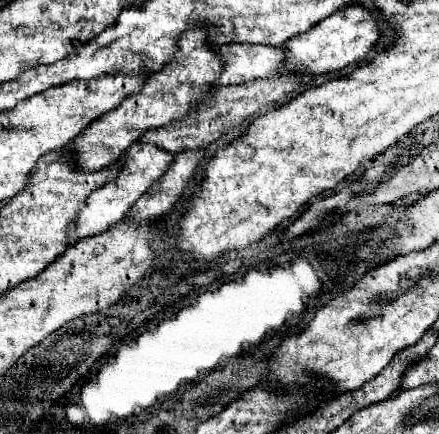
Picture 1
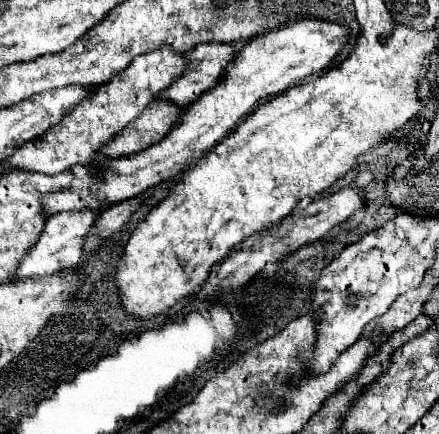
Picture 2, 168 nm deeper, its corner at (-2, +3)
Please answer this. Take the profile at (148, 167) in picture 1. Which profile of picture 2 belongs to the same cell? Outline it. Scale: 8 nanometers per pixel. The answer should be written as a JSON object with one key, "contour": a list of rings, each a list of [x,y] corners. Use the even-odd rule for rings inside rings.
{"contour":[[[102,209],[98,211],[66,211],[66,213],[58,213],[54,217],[46,219],[46,225],[38,237],[38,243],[32,245],[32,249],[28,249],[28,253],[24,253],[20,267],[16,269],[16,275],[8,277],[8,281],[22,281],[22,279],[32,279],[32,277],[42,277],[42,275],[54,275],[62,269],[70,269],[80,265],[82,259],[82,243],[84,243],[84,235],[90,231],[90,227],[94,225],[96,217],[100,215]]]}

